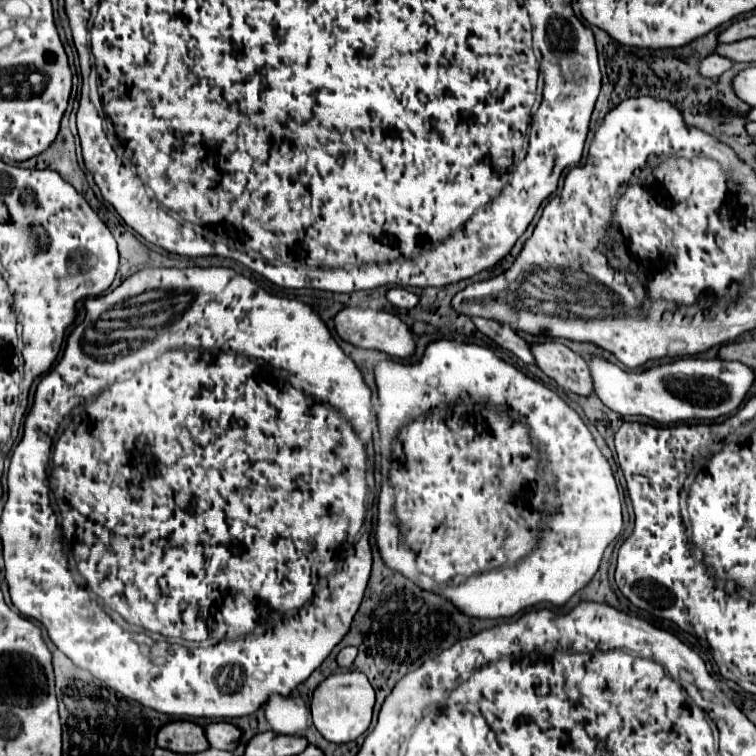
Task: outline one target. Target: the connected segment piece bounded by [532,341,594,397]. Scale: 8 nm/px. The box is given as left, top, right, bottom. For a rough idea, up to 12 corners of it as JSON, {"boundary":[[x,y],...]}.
{"boundary":[[558,341],[532,345],[538,367],[562,389],[594,395],[586,361]]}

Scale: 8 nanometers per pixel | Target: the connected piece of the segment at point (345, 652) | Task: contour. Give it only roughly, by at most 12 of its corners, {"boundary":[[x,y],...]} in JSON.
{"boundary":[[344,647],[338,653],[340,667],[352,667],[358,649]]}

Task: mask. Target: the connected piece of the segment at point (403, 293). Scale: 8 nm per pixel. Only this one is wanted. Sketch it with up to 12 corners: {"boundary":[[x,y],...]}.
{"boundary":[[394,287],[388,301],[400,309],[418,305],[418,295],[408,289]]}

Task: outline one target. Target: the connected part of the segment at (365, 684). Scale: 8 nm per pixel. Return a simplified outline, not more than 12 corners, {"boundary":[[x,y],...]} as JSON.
{"boundary":[[360,671],[330,675],[310,701],[314,727],[348,743],[370,727],[374,689]]}

